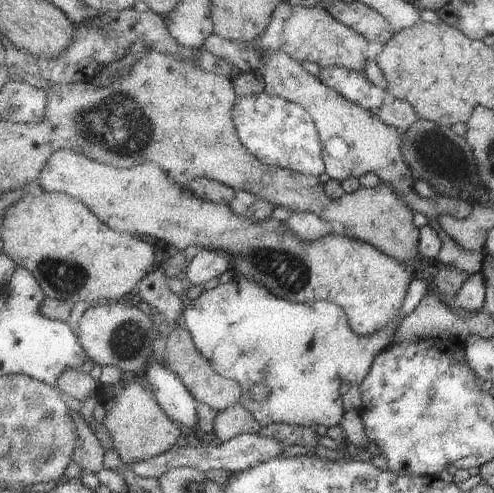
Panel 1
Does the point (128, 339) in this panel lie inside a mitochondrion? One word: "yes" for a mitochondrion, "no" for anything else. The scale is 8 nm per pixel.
yes

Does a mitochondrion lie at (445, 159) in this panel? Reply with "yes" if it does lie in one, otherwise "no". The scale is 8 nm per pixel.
yes

